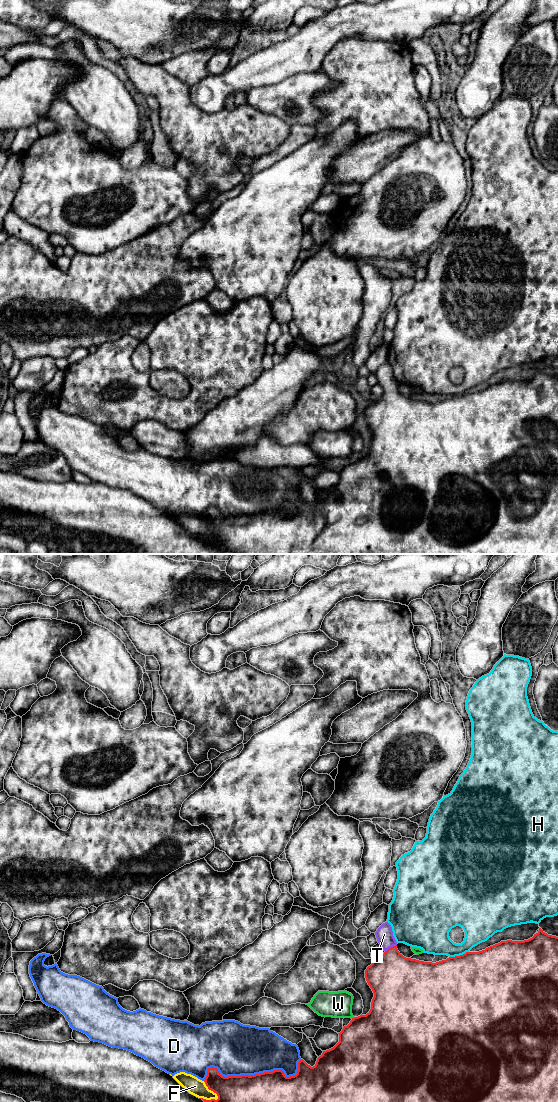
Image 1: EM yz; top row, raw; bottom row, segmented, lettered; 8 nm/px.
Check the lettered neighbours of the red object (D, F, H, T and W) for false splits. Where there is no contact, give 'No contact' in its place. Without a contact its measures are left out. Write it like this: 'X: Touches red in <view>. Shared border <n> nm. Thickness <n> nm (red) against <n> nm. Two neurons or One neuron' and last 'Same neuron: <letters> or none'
D: Touches red in yz. Shared border 800 nm. Thickness 500 nm (red) against 420 nm. Two neurons
F: Touches red in yz. Shared border 200 nm. Thickness 300 nm (red) against 140 nm. Two neurons
H: Touches red in yz. Shared border 170 nm. Thickness 500 nm (red) against 260 nm. Two neurons
T: Touches red in yz. Shared border 110 nm. Thickness 400 nm (red) against 140 nm. One neuron
W: Touches red in yz. Shared border 30 nm. Thickness 480 nm (red) against 200 nm. Two neurons
Same neuron: T

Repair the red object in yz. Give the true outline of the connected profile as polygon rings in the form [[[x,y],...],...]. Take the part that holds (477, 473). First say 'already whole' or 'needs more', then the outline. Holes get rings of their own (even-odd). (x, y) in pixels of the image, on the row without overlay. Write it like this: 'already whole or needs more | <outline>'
needs more | [[[388,362],[383,363],[375,372],[378,383],[385,391],[365,410],[365,418],[374,433],[371,449],[366,455],[352,458],[339,474],[339,482],[331,489],[323,491],[311,507],[303,499],[298,502],[298,511],[294,516],[286,517],[282,510],[264,512],[255,515],[222,516],[217,508],[208,508],[207,516],[203,520],[209,530],[217,534],[218,539],[202,539],[208,545],[220,551],[228,550],[235,554],[558,554],[558,377],[548,375],[541,368],[534,376],[524,381],[501,381],[479,392],[466,392],[463,395],[449,397],[436,403],[424,402],[404,397],[397,389],[397,382],[393,376],[392,367]]]

